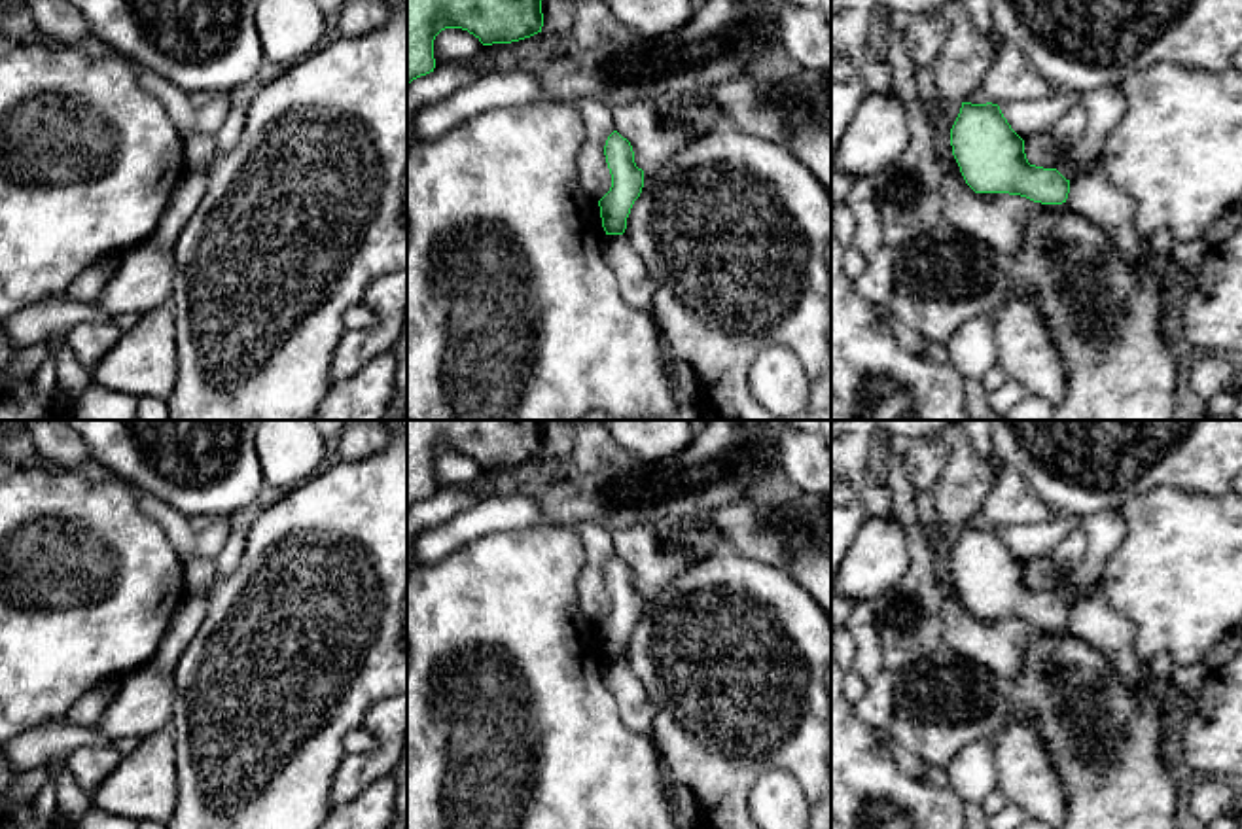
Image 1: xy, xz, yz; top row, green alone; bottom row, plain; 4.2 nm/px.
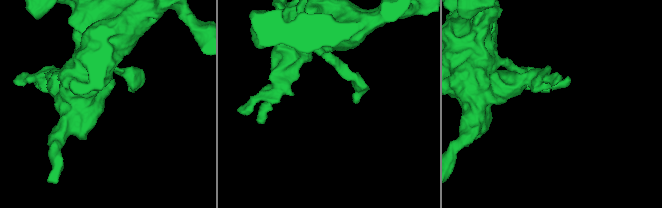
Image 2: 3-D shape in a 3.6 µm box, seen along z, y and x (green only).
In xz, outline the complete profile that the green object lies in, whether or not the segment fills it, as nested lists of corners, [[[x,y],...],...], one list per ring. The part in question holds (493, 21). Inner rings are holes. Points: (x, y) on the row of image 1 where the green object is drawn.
[[[407,0],[407,87],[434,72],[434,40],[445,28],[462,28],[483,45],[511,44],[541,32],[541,0]]]

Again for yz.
[[[962,102],[950,129],[952,155],[975,193],[1020,195],[1041,204],[1062,204],[1070,180],[1056,168],[1030,165],[1024,140],[998,104]]]

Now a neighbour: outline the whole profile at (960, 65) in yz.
[[[945,0],[941,15],[949,38],[932,70],[943,102],[967,102],[992,61],[992,40],[979,34],[958,0]]]

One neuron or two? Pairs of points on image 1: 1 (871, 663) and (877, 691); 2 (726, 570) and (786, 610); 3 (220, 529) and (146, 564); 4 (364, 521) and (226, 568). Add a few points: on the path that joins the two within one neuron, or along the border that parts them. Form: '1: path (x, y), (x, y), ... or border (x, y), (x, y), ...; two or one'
1: border (883, 667), (868, 684); two
2: path (741, 585), (771, 600); one
3: border (148, 513), (163, 529), (171, 546), (184, 561); two
4: border (248, 529), (239, 566), (231, 574), (218, 578); two

